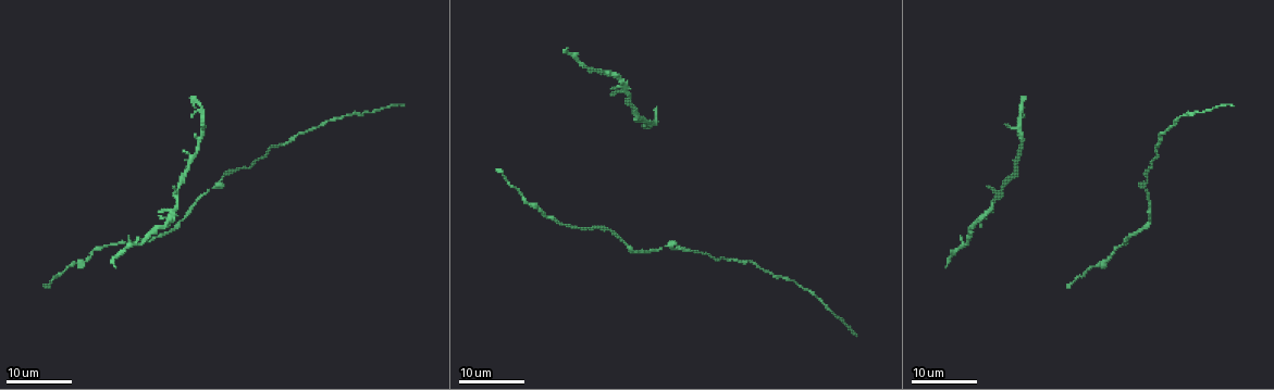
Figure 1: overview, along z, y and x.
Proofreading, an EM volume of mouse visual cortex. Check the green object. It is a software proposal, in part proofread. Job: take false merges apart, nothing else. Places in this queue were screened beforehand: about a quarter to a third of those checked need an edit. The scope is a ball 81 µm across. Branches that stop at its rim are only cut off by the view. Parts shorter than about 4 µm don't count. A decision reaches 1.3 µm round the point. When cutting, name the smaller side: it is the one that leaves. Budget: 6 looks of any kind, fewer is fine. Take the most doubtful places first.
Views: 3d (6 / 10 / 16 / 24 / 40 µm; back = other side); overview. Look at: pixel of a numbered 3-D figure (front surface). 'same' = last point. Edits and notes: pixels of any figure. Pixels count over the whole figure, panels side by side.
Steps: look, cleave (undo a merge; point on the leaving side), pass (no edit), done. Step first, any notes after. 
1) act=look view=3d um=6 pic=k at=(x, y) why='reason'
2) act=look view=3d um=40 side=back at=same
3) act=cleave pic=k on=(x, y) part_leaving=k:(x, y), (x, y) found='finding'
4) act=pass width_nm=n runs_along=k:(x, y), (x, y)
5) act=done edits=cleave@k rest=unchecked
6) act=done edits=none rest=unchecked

act=look view=3d um=24 pic=1 at=(1141, 183) why='looks like a crossing'

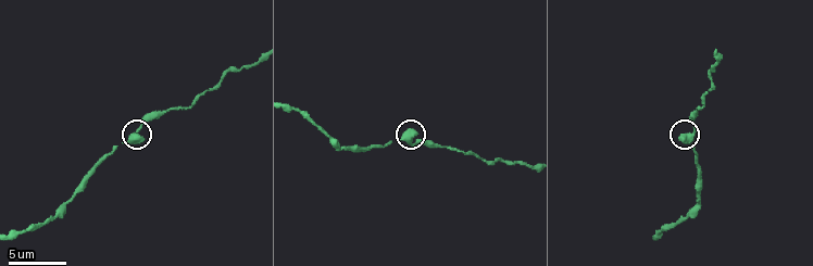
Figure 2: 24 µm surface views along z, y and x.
act=look view=3d um=6 pic=2 at=(409, 131) why='closer look'

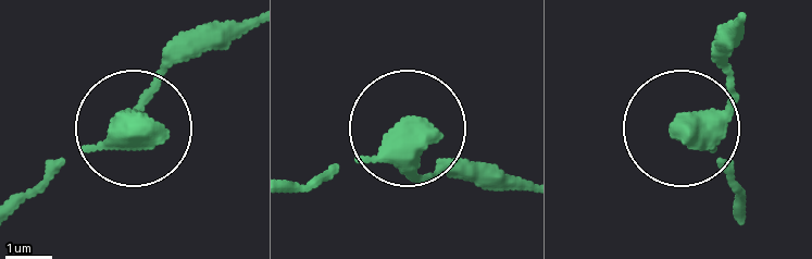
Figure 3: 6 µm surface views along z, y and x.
act=look view=3d um=6 side=back pic=3 at=(681, 125)

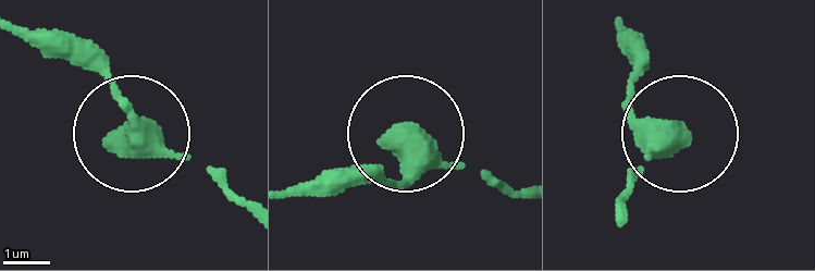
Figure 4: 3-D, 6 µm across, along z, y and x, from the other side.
act=pass side_arm_um=41 runs_along=4:(410, 131), (403, 182), (371, 182) found='continuous, no second neuron'

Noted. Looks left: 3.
act=look view=3d um=16 pic=1 at=(591, 229) why='sudden change in width'

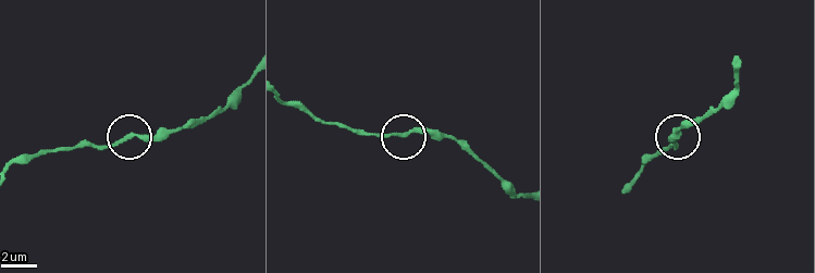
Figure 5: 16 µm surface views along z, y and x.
act=look view=3d um=10 pic=5 at=(405, 132)

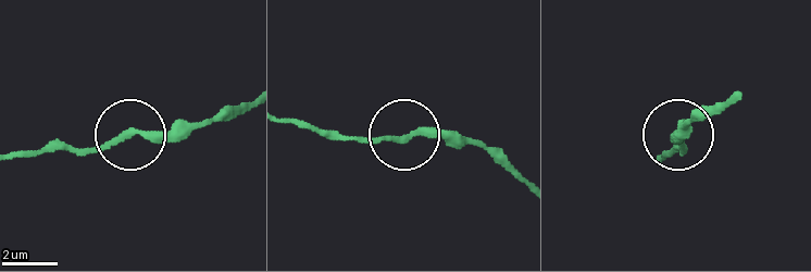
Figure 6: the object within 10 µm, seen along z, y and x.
act=pass width_nm=260 runs_along=6:(248, 101), (198, 122), (61, 150) found='all the same neuron'

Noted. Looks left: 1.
act=done edits=none rest=unchecked

